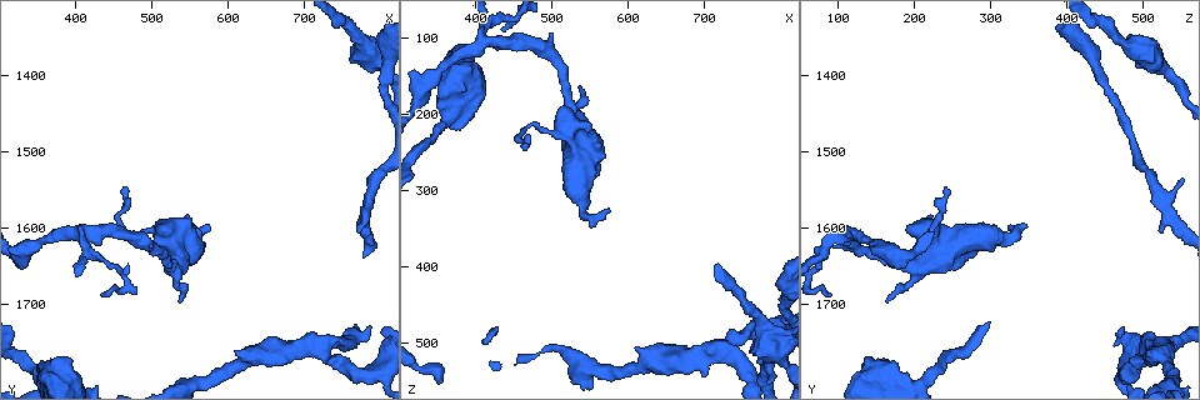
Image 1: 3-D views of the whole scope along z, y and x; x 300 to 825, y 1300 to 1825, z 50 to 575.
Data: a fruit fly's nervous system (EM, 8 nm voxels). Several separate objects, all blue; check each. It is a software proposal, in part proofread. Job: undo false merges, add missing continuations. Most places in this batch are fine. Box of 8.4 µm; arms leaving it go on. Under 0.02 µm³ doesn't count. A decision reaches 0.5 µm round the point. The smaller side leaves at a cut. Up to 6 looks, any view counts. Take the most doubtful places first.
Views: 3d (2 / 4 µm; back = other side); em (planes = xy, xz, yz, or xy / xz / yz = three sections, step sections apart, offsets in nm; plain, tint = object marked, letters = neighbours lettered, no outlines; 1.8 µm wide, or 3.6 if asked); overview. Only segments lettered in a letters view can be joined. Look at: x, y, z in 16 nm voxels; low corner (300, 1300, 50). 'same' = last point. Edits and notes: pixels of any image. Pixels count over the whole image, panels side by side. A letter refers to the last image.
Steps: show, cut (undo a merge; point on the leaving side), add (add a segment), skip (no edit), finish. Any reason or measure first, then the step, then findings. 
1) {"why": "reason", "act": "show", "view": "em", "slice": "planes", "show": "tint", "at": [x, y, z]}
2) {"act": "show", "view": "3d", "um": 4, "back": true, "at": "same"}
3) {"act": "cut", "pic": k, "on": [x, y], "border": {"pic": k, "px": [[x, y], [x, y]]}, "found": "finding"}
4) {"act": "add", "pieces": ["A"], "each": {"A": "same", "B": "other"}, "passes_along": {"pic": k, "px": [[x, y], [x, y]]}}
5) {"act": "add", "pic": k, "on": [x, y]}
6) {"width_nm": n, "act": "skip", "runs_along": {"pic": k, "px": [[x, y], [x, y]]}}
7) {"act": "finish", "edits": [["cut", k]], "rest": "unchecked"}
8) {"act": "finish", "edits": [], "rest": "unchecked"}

{"why": "branch stops here", "act": "show", "view": "3d", "um": 2, "at": [575, 1600, 325]}

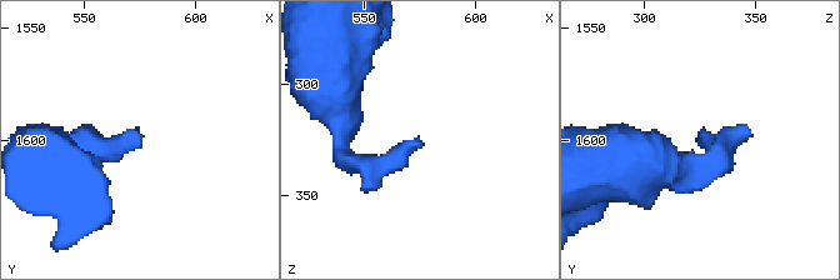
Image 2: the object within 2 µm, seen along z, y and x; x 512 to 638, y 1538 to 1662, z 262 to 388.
{"why": "shape alone is not enough", "act": "show", "view": "em", "slice": "planes", "show": "letters", "at": [574, 1599, 324]}

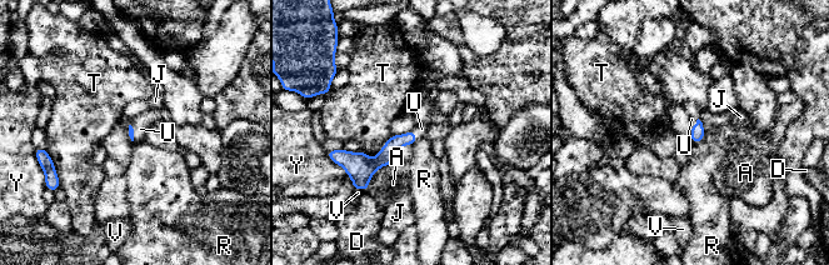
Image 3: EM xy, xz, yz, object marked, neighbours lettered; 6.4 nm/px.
{"longest_contact_nm": ["T", 240], "act": "add", "pieces": ["U"], "each": {"A": "other", "D": "other", "J": "other", "R": "other", "T": "other", "U": "same", "V": "other", "Y": "other"}, "passes_along": {"pic": 3, "px": [[389, 153], [415, 135], [420, 130]]}, "found": "it goes on there"}

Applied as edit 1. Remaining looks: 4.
{"act": "show", "view": "overview"}

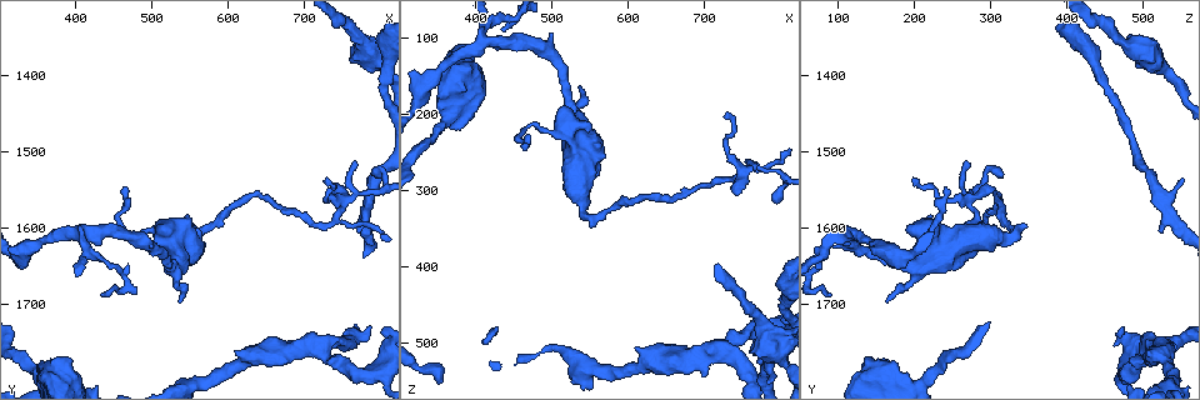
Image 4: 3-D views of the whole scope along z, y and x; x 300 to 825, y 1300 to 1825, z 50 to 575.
{"why": "calibre changes", "act": "show", "view": "3d", "um": 4, "at": [780, 1360, 480]}

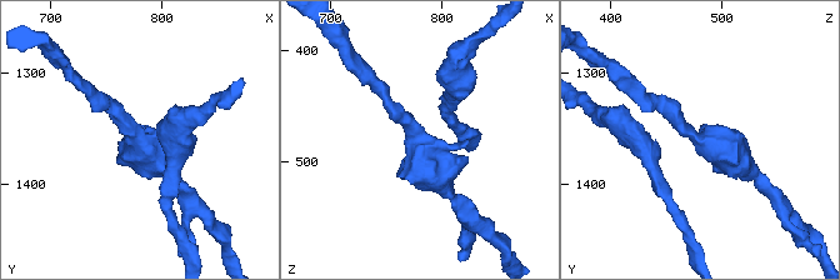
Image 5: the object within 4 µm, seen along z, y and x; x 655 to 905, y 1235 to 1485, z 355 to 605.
{"arms": 4, "why": "need the tissue", "act": "show", "view": "em", "um": 3.6, "slice": "planes", "show": "tint", "at": [780, 1360, 478]}

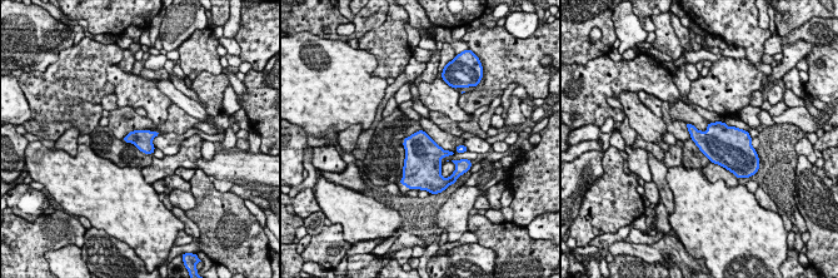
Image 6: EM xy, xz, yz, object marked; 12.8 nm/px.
{"why": "what lies round it", "act": "show", "view": "em", "um": 3.6, "slice": "planes", "show": "letters", "at": "same"}

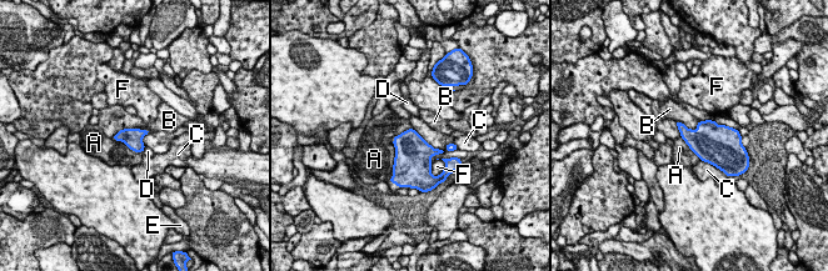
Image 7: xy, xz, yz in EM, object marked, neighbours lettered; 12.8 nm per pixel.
{"act": "skip", "each": {"A": "other", "B": "other", "C": "other", "D": "other", "E": "other", "F": "other"}, "border": {"pic": 7, "px": [[114, 139], [141, 154]]}, "found": "all the same cell"}

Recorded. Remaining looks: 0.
{"act": "finish", "edits": [["add", 3]], "rest": "unchecked"}

